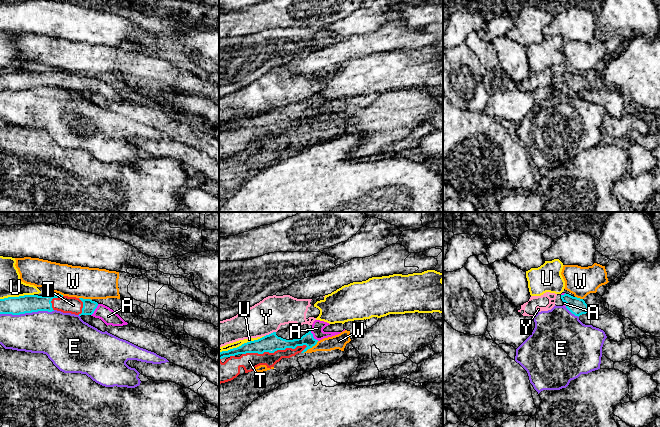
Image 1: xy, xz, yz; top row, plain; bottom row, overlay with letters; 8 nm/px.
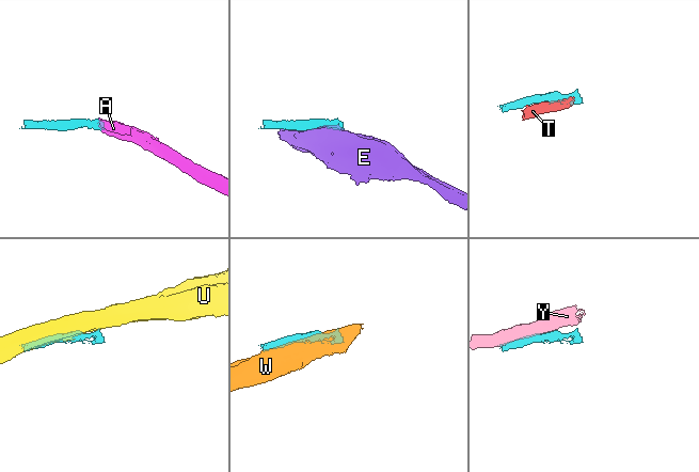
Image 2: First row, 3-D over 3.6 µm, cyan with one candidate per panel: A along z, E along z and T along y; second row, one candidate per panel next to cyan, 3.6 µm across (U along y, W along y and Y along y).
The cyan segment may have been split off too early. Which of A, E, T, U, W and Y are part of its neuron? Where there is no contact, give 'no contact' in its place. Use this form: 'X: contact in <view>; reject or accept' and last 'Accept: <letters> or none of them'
A: contact in xz; accept
E: contact in xy; reject
T: contact in xz; accept
U: contact in xz; reject
W: contact in xz; reject
Y: contact in xz; reject
Accept: A, T

